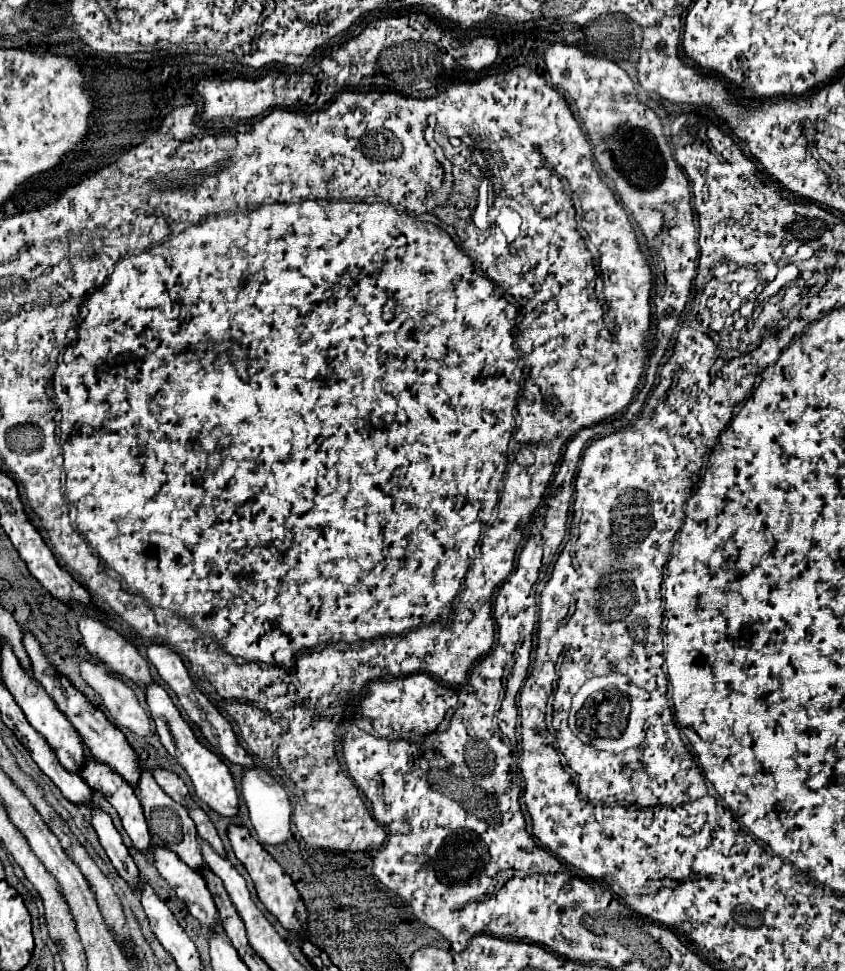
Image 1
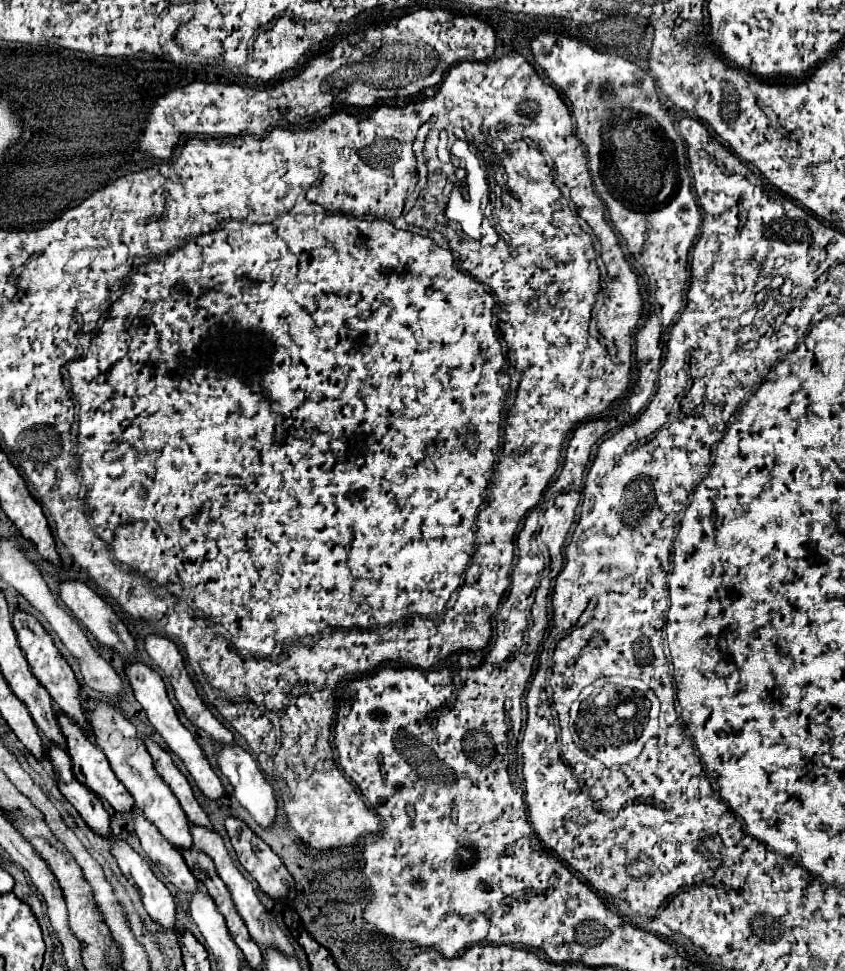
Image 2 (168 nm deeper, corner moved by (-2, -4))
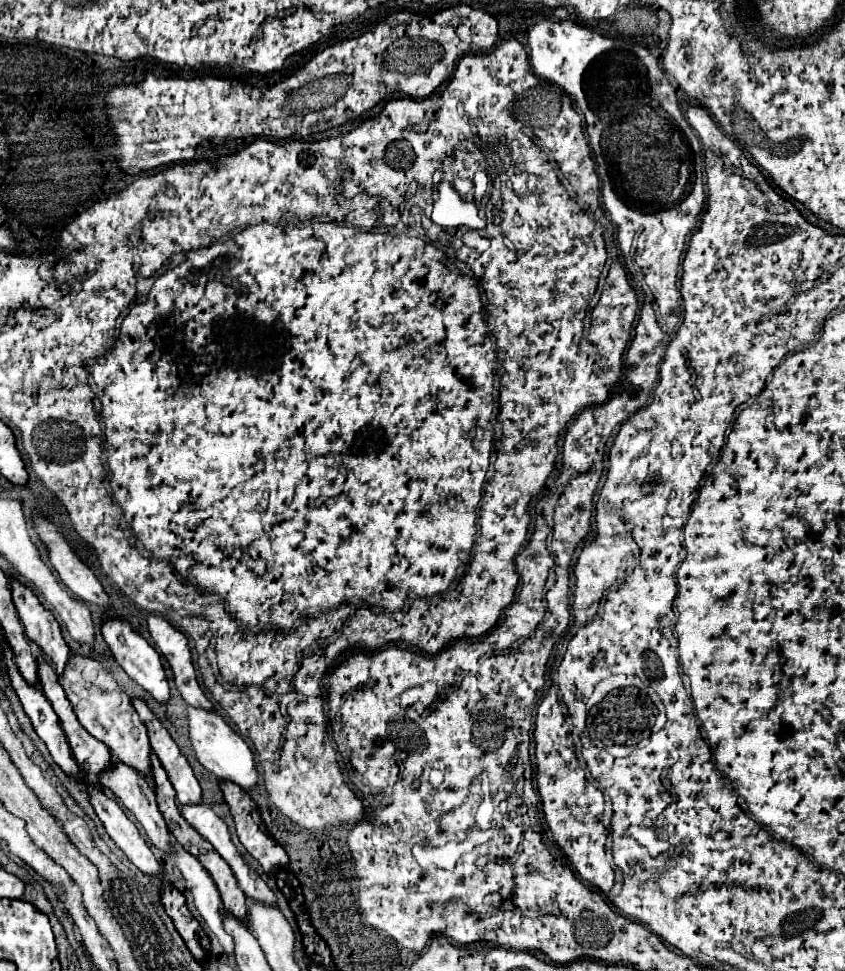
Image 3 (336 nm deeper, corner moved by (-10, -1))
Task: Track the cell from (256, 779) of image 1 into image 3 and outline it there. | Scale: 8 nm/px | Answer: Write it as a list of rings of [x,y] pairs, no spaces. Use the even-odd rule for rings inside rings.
[[[188,707],[188,729],[190,729],[192,747],[196,751],[196,759],[208,771],[212,771],[216,777],[220,777],[224,781],[236,783],[244,791],[252,791],[254,787],[258,787],[260,773],[258,773],[258,767],[256,767],[252,749],[218,713],[196,709],[196,707]]]

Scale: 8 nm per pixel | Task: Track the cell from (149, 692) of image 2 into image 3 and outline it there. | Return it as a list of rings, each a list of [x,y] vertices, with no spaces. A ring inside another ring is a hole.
[[[106,621],[102,627],[102,635],[104,635],[104,641],[108,643],[112,655],[116,657],[118,665],[128,673],[128,677],[132,681],[136,681],[142,689],[146,689],[158,703],[166,705],[170,701],[170,687],[168,687],[166,673],[164,673],[164,667],[162,667],[162,661],[160,661],[160,655],[156,653],[156,649],[150,647],[144,637],[134,633],[132,627],[122,621]]]

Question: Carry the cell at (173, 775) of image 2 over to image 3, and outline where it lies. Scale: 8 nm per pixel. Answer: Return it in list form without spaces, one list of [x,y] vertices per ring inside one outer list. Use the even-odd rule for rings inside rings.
[[[134,699],[134,707],[136,707],[142,723],[148,729],[148,737],[150,737],[154,755],[160,759],[162,767],[168,773],[172,787],[176,789],[178,803],[180,805],[202,803],[202,791],[200,791],[198,779],[192,773],[192,767],[188,765],[188,761],[180,755],[178,745],[172,741],[168,731],[160,725],[156,715],[146,707],[146,703],[142,699]]]

